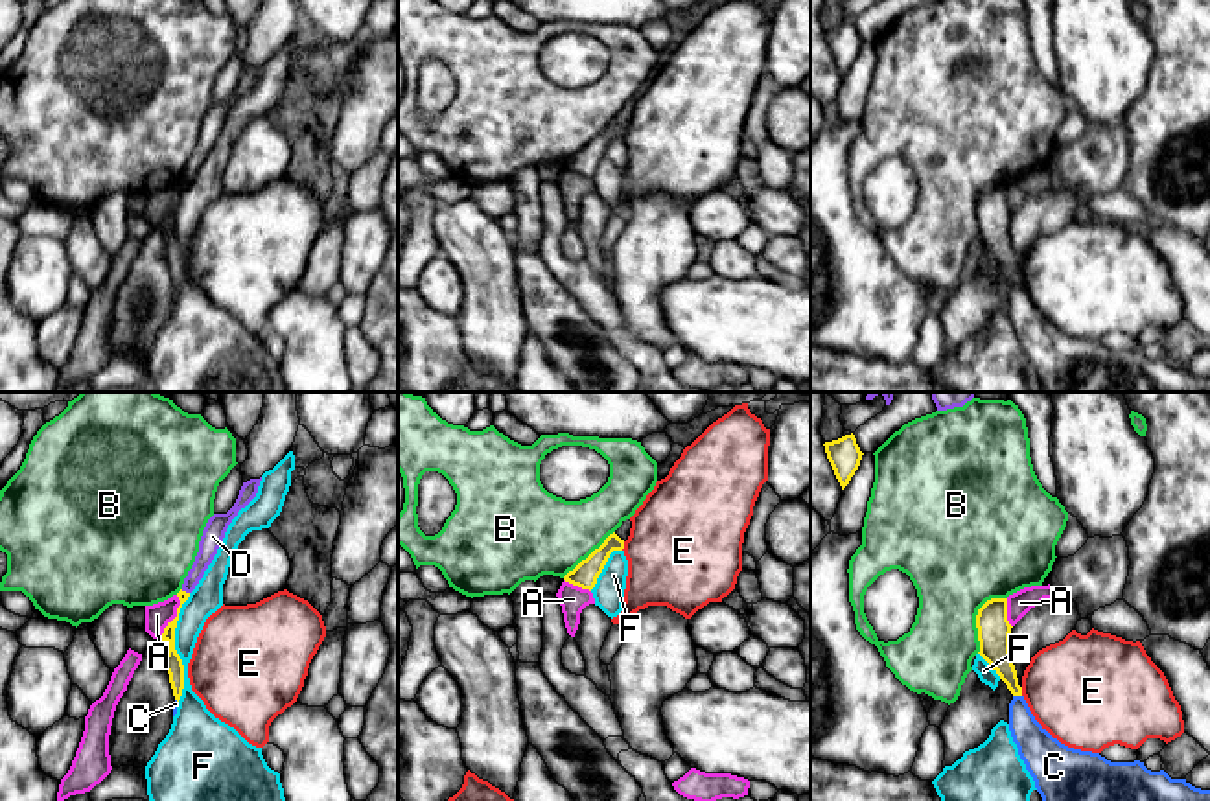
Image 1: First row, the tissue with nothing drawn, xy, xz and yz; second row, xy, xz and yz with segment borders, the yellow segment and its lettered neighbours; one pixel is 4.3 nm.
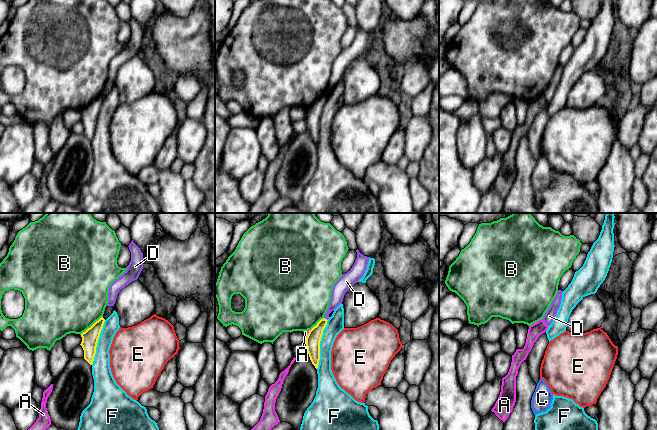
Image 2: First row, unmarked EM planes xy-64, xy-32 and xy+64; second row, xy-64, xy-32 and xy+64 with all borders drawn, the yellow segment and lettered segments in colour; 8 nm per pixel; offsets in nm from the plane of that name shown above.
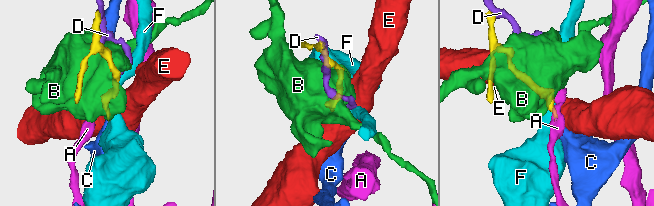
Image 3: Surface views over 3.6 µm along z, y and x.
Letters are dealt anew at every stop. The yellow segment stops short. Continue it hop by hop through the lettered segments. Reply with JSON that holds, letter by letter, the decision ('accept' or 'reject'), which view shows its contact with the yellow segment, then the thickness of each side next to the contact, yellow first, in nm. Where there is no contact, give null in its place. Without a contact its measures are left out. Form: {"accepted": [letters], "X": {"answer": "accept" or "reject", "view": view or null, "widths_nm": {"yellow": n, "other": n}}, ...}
{"accepted": ["C"], "A": {"answer": "reject", "view": "xy", "widths_nm": {"yellow": 80, "other": 110}}, "B": {"answer": "reject", "view": "yz", "widths_nm": {"yellow": 140, "other": 420}}, "C": {"answer": "accept", "view": "yz", "widths_nm": {"yellow": 130, "other": 170}}, "D": {"answer": "reject", "view": "xy", "widths_nm": {"yellow": 50, "other": 90}}, "E": {"answer": "reject", "view": "xz", "widths_nm": {"yellow": 110, "other": 480}}, "F": {"answer": "reject", "view": "xy", "widths_nm": {"yellow": 80, "other": 140}}}

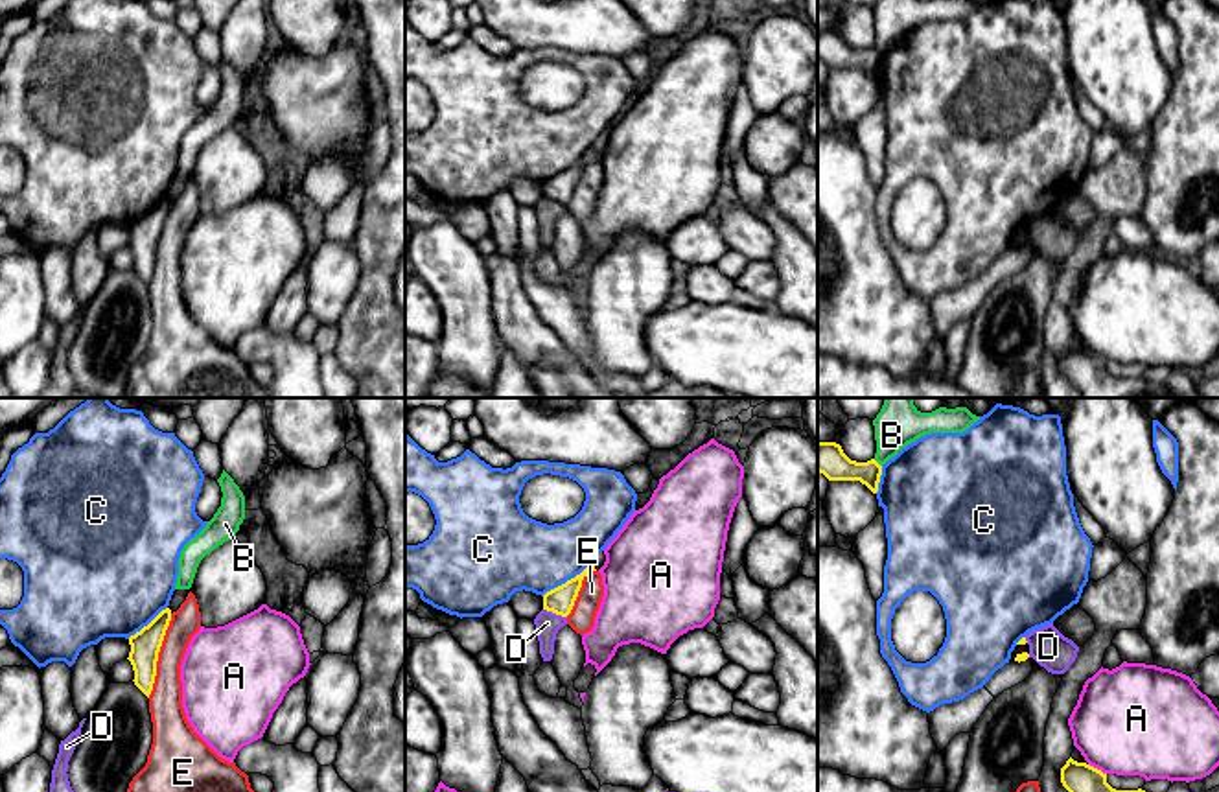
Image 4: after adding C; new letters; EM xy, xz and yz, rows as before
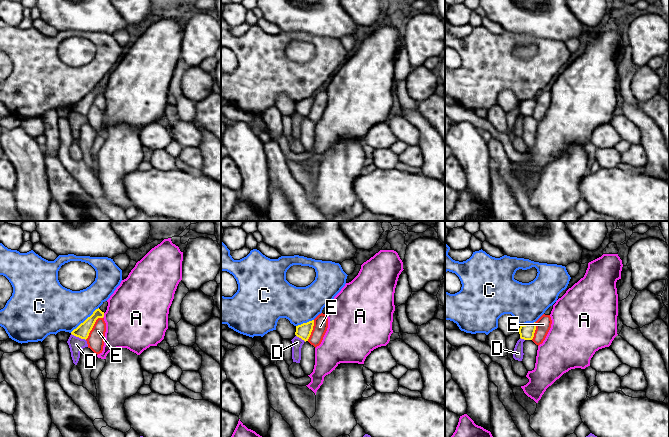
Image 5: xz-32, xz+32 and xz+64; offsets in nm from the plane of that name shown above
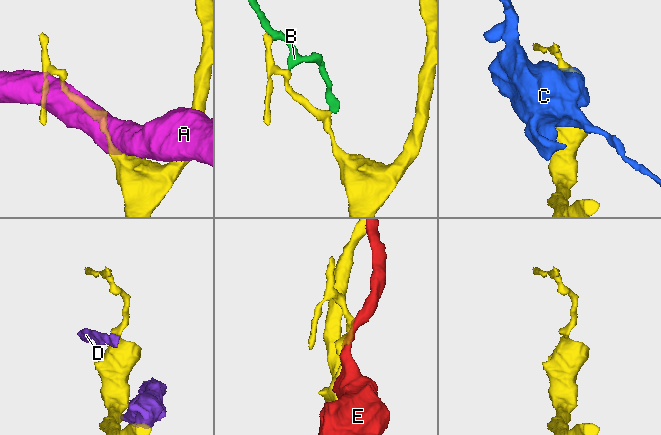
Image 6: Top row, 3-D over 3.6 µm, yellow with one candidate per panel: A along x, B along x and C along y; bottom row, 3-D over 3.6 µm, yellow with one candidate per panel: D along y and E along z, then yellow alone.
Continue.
{"accepted": [], "A": {"answer": "reject", "view": "yz", "widths_nm": {"yellow": 200, "other": 480}}, "B": {"answer": "reject", "view": "yz", "widths_nm": {"yellow": 140, "other": 160}}, "C": {"answer": "reject", "view": "xz", "widths_nm": {"yellow": 120, "other": 320}}, "D": {"answer": "reject", "view": "xz", "widths_nm": {"yellow": 120, "other": 110}}, "E": {"answer": "reject", "view": "xy", "widths_nm": {"yellow": 130, "other": 150}}}

